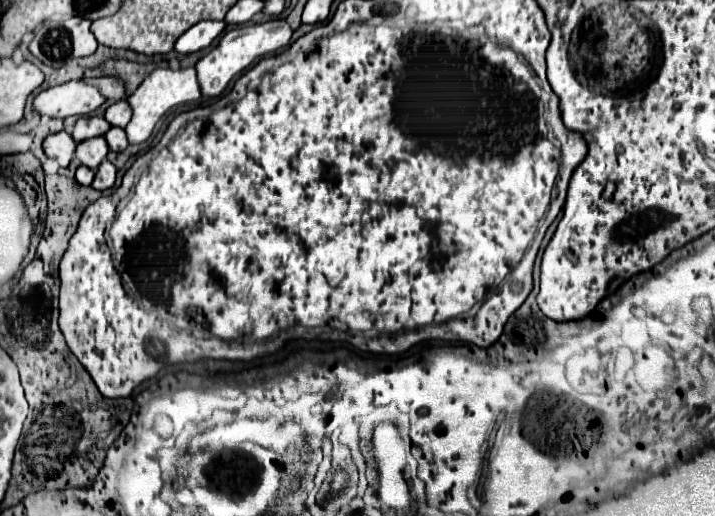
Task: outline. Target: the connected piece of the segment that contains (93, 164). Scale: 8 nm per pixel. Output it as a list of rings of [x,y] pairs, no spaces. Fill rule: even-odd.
[[[87,138],[85,142],[79,142],[75,148],[75,158],[81,160],[83,166],[95,170],[107,156],[109,146],[105,142],[105,138]]]

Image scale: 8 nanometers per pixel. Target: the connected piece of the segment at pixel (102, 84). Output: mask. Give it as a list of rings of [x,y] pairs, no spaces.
[[[105,76],[105,78],[85,78],[83,82],[89,82],[91,86],[99,86],[101,94],[105,94],[107,100],[115,100],[115,102],[123,100],[125,86],[119,78],[109,78],[109,76]]]

